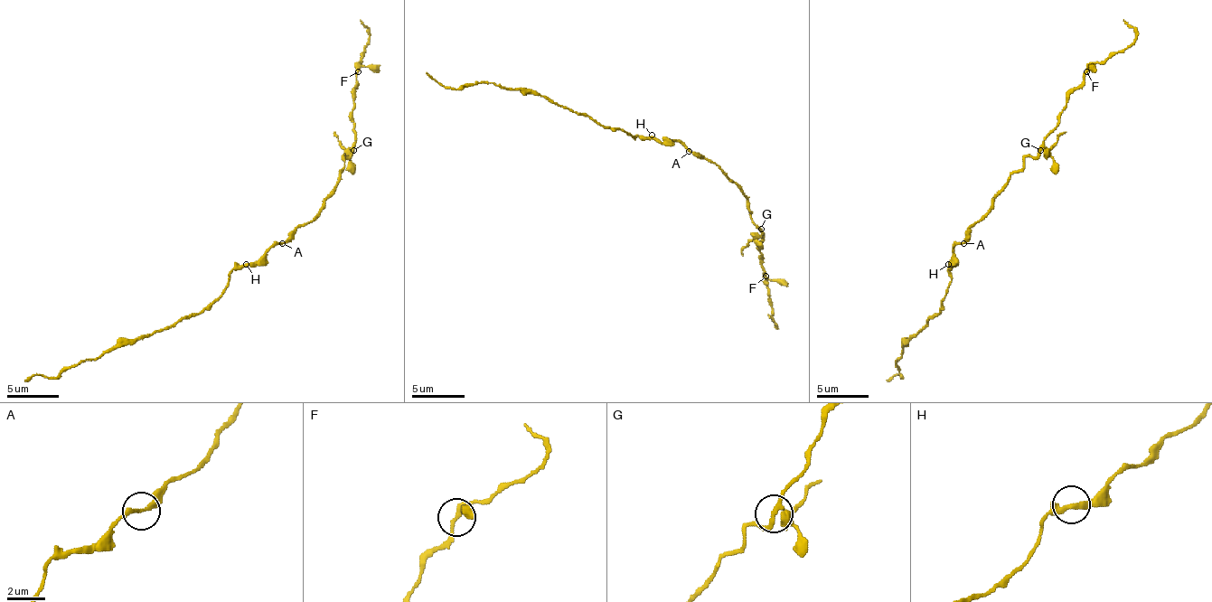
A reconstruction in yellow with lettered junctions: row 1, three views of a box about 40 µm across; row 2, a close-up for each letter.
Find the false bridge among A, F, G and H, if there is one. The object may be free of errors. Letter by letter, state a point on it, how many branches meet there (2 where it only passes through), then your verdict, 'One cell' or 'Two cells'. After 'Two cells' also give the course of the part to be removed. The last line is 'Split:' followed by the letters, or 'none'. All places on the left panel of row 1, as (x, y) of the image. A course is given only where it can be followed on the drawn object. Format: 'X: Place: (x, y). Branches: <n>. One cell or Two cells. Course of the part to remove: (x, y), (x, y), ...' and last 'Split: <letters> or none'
A: Place: (282, 243). Branches: 2. One cell
F: Place: (358, 71). Branches: 3. One cell
G: Place: (353, 150). Branches: 3. One cell
H: Place: (246, 264). Branches: 2. One cell
Split: none

